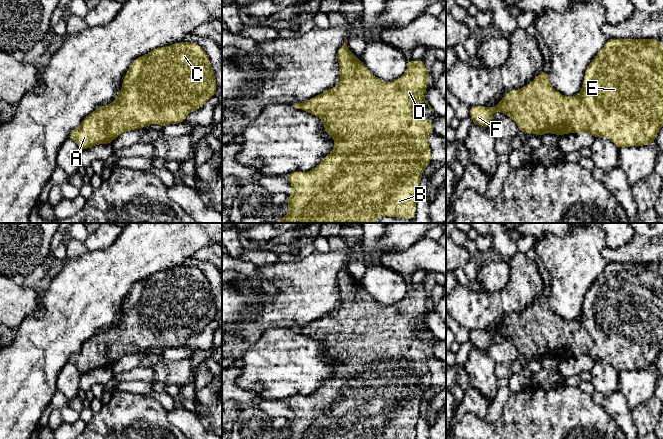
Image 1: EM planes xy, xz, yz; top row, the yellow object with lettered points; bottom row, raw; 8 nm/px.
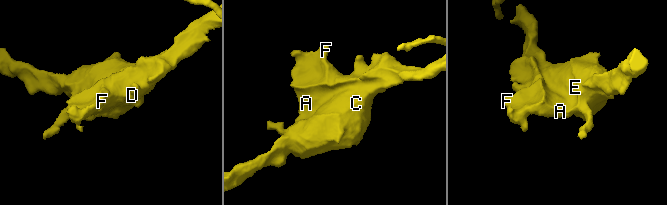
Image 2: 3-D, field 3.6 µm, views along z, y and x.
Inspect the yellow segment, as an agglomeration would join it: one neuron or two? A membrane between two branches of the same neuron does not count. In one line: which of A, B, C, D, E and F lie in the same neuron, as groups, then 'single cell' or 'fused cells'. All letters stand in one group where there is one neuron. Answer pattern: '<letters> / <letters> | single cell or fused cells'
A B C D E F | single cell

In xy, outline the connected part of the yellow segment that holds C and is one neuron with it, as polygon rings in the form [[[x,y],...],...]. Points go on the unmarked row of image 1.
[[[181,265],[159,271],[132,286],[116,323],[86,340],[80,350],[70,356],[69,362],[81,374],[86,374],[98,368],[111,368],[121,358],[151,348],[164,351],[182,347],[190,336],[205,329],[216,313],[210,283],[199,268]]]

